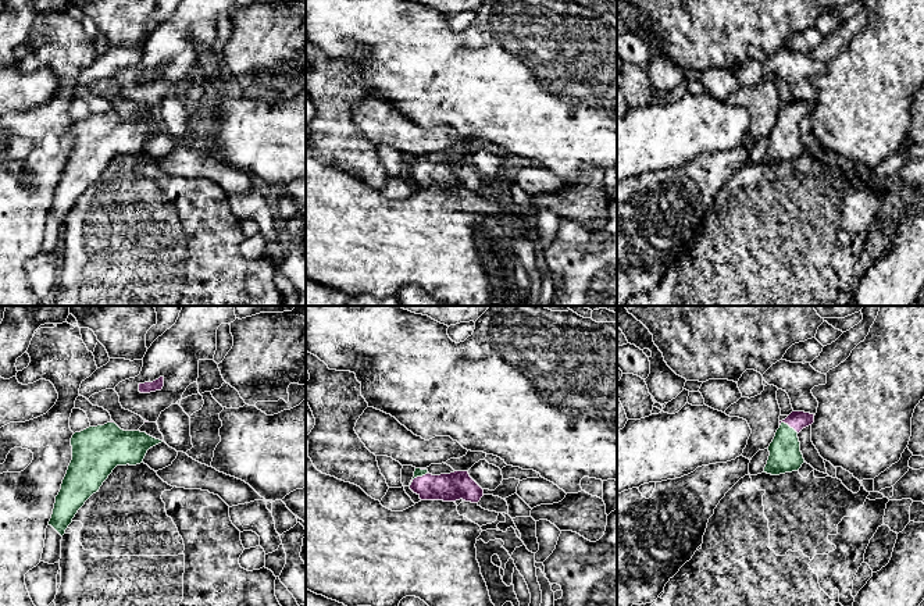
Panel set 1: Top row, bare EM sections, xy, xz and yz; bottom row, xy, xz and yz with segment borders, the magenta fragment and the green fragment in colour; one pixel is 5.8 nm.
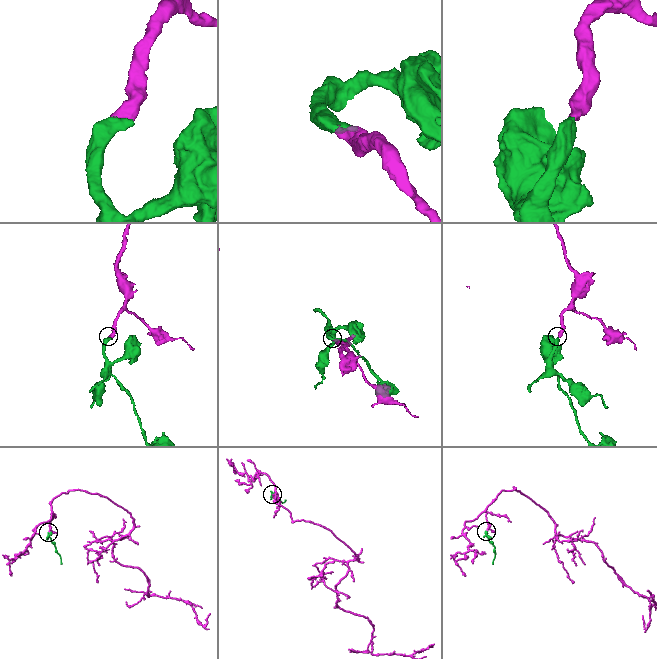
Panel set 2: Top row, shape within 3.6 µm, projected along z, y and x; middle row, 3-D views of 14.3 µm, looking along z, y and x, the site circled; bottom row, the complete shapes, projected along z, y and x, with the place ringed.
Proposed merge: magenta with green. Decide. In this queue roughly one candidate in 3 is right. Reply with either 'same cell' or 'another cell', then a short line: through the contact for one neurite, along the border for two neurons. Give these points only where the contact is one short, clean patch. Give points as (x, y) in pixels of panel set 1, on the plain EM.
same cell; line yz (798, 109), (789, 114), (785, 127), (785, 145)

